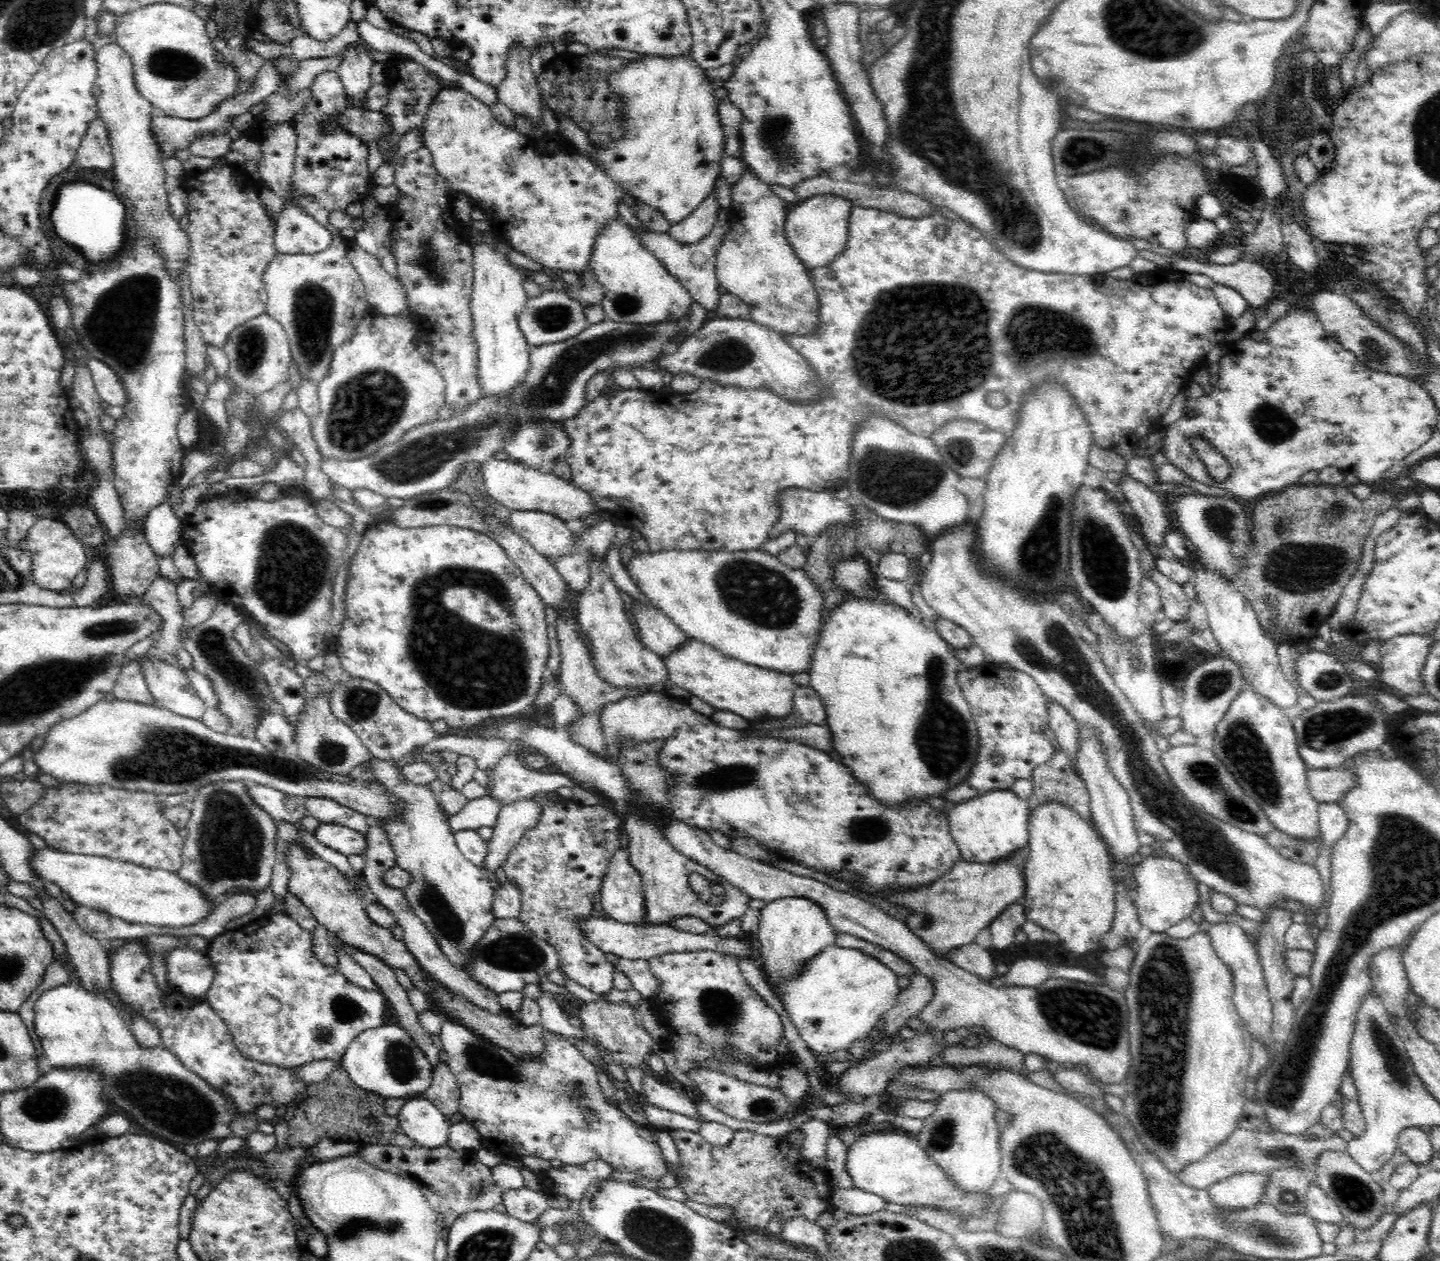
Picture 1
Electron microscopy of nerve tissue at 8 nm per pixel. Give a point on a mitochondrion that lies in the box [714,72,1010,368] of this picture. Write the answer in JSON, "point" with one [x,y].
{"point":[772,129]}

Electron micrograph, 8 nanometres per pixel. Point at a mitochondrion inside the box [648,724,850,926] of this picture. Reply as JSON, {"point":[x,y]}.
{"point":[721,778]}

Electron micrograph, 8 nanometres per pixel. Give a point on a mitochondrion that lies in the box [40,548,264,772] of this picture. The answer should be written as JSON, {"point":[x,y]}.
{"point":[95,631]}

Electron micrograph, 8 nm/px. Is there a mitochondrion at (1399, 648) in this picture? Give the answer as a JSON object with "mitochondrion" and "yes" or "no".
{"mitochondrion":"no"}

